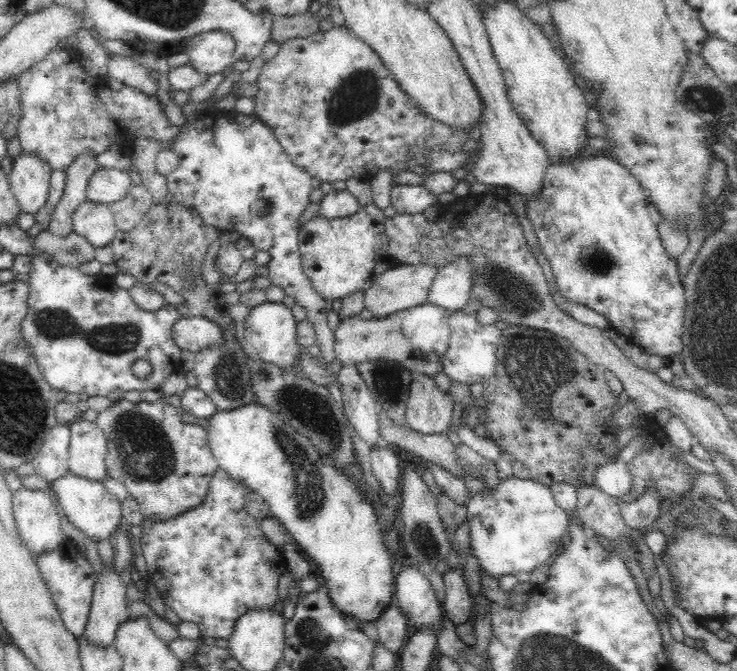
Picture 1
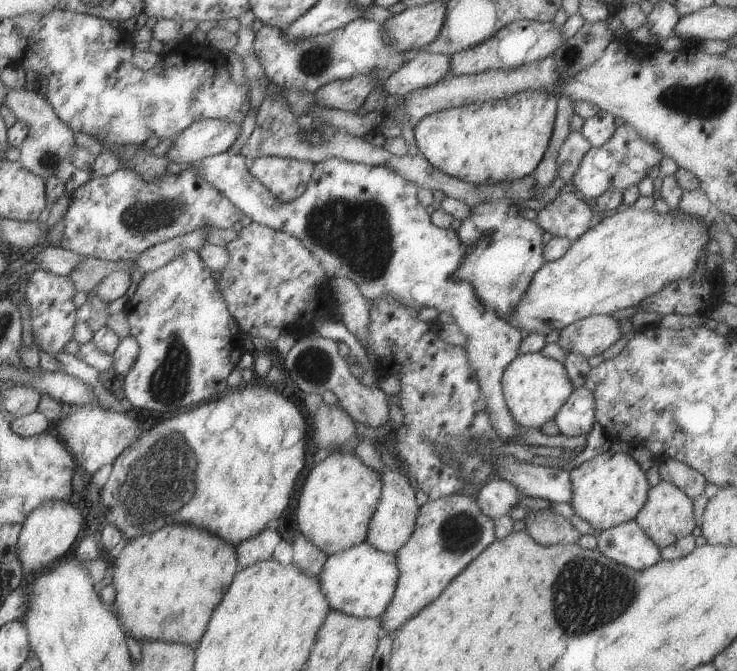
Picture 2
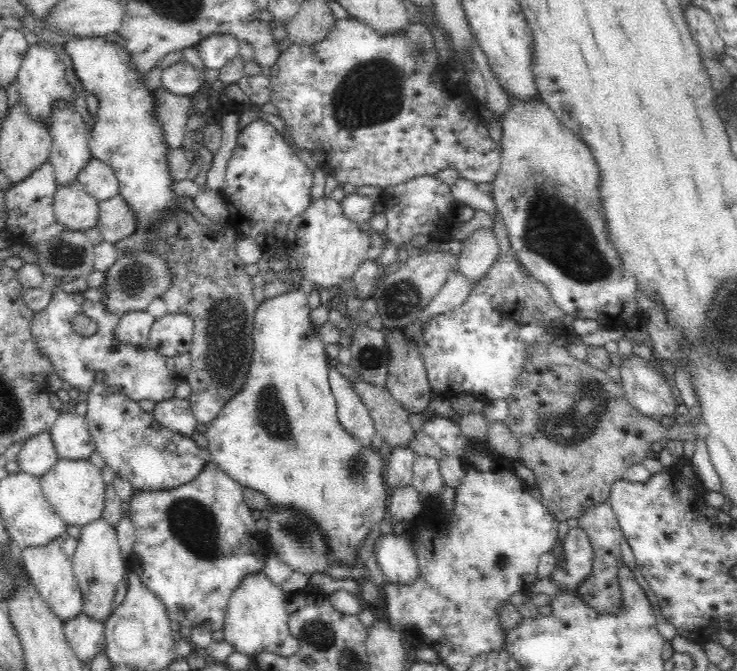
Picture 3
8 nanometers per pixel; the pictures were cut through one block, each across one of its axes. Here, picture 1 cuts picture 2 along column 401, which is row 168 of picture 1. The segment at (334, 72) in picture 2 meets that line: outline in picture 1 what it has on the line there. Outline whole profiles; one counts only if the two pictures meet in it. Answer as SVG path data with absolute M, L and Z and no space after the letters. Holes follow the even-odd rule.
M60 45L58 47L54 47L43 59L40 59L38 62L35 62L28 68L26 72L20 74L18 78L18 85L20 88L20 120L18 126L18 138L19 143L21 144L22 150L27 152L28 154L33 154L38 158L41 158L44 162L47 162L49 166L53 170L66 170L68 166L76 160L76 156L78 154L84 154L87 152L88 154L93 154L94 156L98 156L102 154L102 152L106 152L112 144L119 144L123 150L123 153L129 156L130 148L133 146L134 140L136 138L152 138L152 140L158 140L160 142L162 148L169 148L173 138L178 134L179 127L173 126L168 120L168 116L166 116L166 112L162 107L162 103L158 99L157 95L145 94L141 92L138 88L133 88L132 86L124 85L120 90L112 90L106 80L100 76L90 75L84 67L82 67L82 63L74 56L70 56L70 52L68 51L68 46Z

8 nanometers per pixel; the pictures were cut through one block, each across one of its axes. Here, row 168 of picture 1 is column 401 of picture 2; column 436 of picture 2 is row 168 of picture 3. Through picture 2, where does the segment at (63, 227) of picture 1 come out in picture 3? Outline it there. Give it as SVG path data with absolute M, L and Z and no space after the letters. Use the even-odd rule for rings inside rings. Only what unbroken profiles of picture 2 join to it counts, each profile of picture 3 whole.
M56 101L49 116L49 133L52 139L50 164L54 167L58 187L76 182L77 174L93 157L89 147L89 131L84 124L84 118L76 113L72 103Z

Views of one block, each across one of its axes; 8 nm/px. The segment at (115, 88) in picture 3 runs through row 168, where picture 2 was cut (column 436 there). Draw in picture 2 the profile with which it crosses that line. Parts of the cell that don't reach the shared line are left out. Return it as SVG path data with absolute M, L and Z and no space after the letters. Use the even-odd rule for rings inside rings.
M525 90L504 100L447 108L424 117L413 128L417 147L432 166L477 185L515 181L536 170L547 151L558 99L545 90Z

